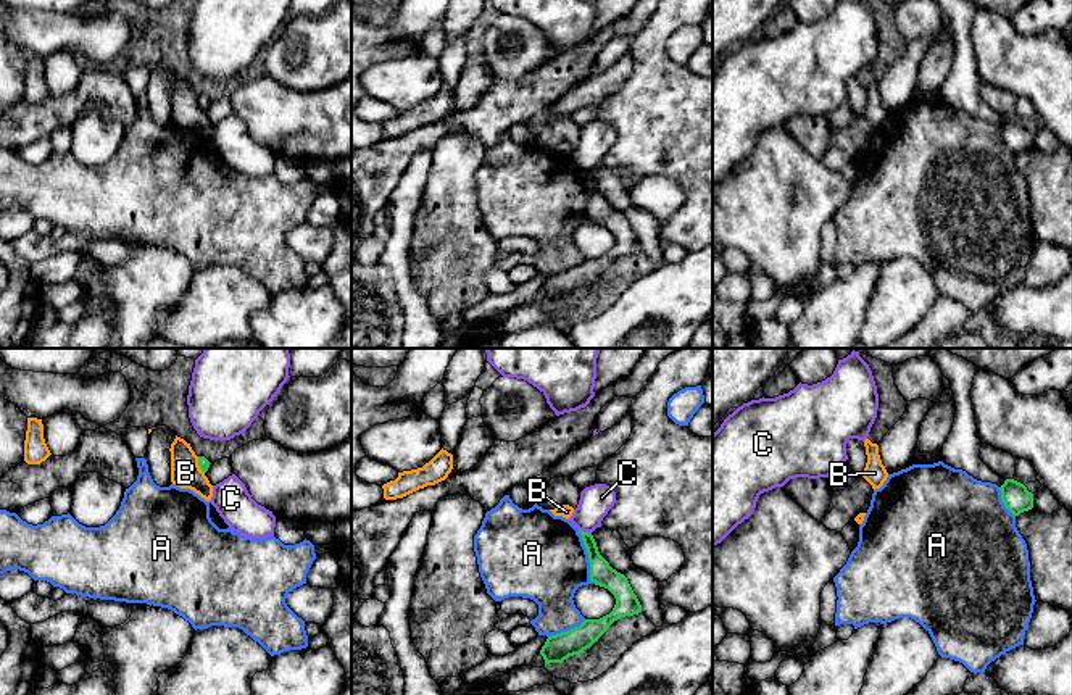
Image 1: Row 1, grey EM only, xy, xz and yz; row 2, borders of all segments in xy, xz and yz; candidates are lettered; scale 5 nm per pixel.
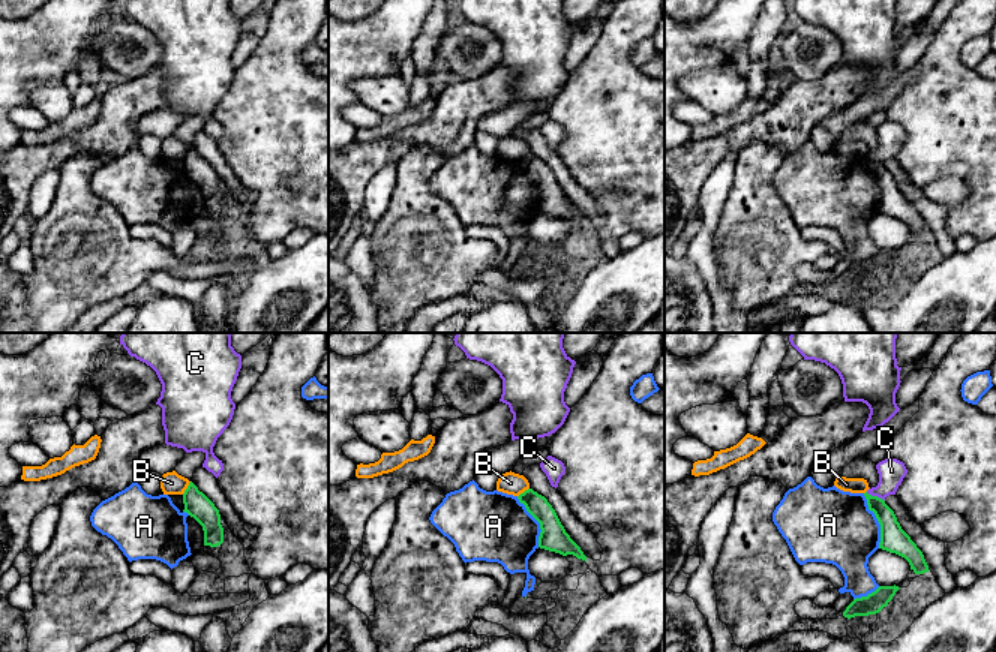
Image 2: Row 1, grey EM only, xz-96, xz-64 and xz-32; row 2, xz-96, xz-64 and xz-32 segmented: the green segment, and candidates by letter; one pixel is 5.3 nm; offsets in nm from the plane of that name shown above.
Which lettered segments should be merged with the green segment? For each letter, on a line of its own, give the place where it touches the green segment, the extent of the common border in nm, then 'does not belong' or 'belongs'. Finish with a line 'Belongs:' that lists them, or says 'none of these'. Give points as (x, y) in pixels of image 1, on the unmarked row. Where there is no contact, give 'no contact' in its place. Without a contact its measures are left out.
A: xz (589, 197) | 280 nm | does not belong
B: xy (199, 104) | 90 nm | does not belong
C: xz (585, 171) | 70 nm | does not belong
Belongs: none of these

